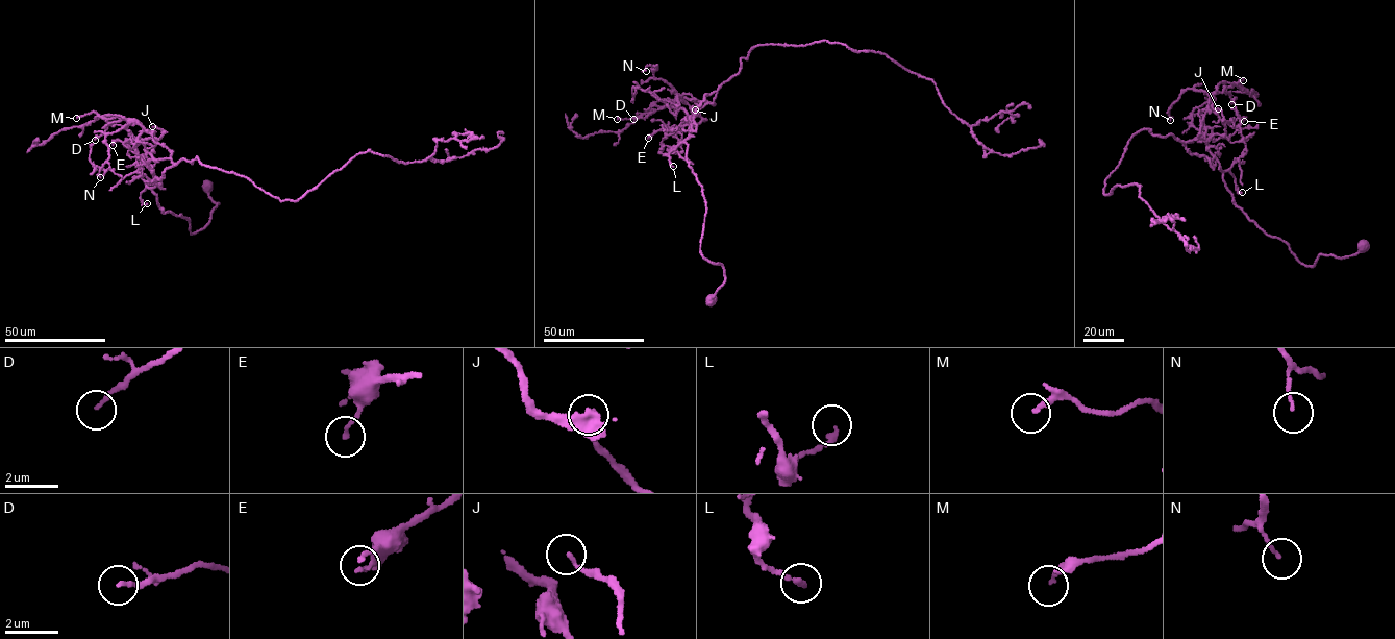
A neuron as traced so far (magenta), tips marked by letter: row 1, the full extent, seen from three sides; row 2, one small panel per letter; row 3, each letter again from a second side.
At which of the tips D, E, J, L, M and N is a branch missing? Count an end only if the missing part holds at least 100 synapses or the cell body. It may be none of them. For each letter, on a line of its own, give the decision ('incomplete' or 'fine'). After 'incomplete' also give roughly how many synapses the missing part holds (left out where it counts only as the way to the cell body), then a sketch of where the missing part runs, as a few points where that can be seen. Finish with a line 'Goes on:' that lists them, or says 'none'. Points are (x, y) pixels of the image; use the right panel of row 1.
D: fine
E: fine
J: fine
L: fine
M: fine
N: fine
Goes on: none

